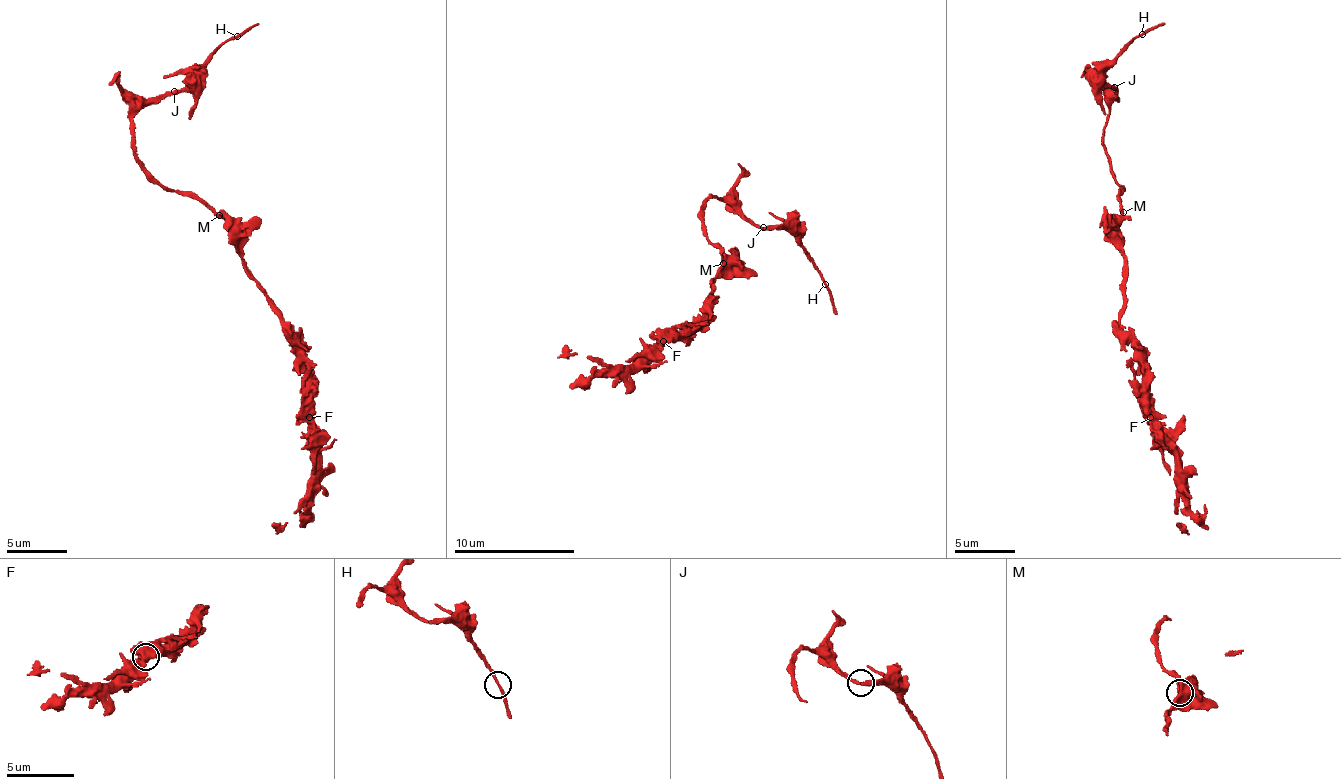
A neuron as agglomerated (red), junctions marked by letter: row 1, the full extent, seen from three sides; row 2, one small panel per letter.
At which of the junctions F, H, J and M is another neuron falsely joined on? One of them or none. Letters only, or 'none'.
F

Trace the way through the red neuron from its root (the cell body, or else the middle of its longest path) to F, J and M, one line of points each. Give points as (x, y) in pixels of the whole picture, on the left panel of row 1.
F: (240, 233), (242, 269), (264, 293), (268, 305), (288, 332), (298, 356), (303, 407), (310, 416)
J: (240, 233), (196, 199), (183, 196), (144, 169), (142, 160), (132, 151), (135, 115), (169, 90), (174, 91)
M: (240, 233), (220, 214)

